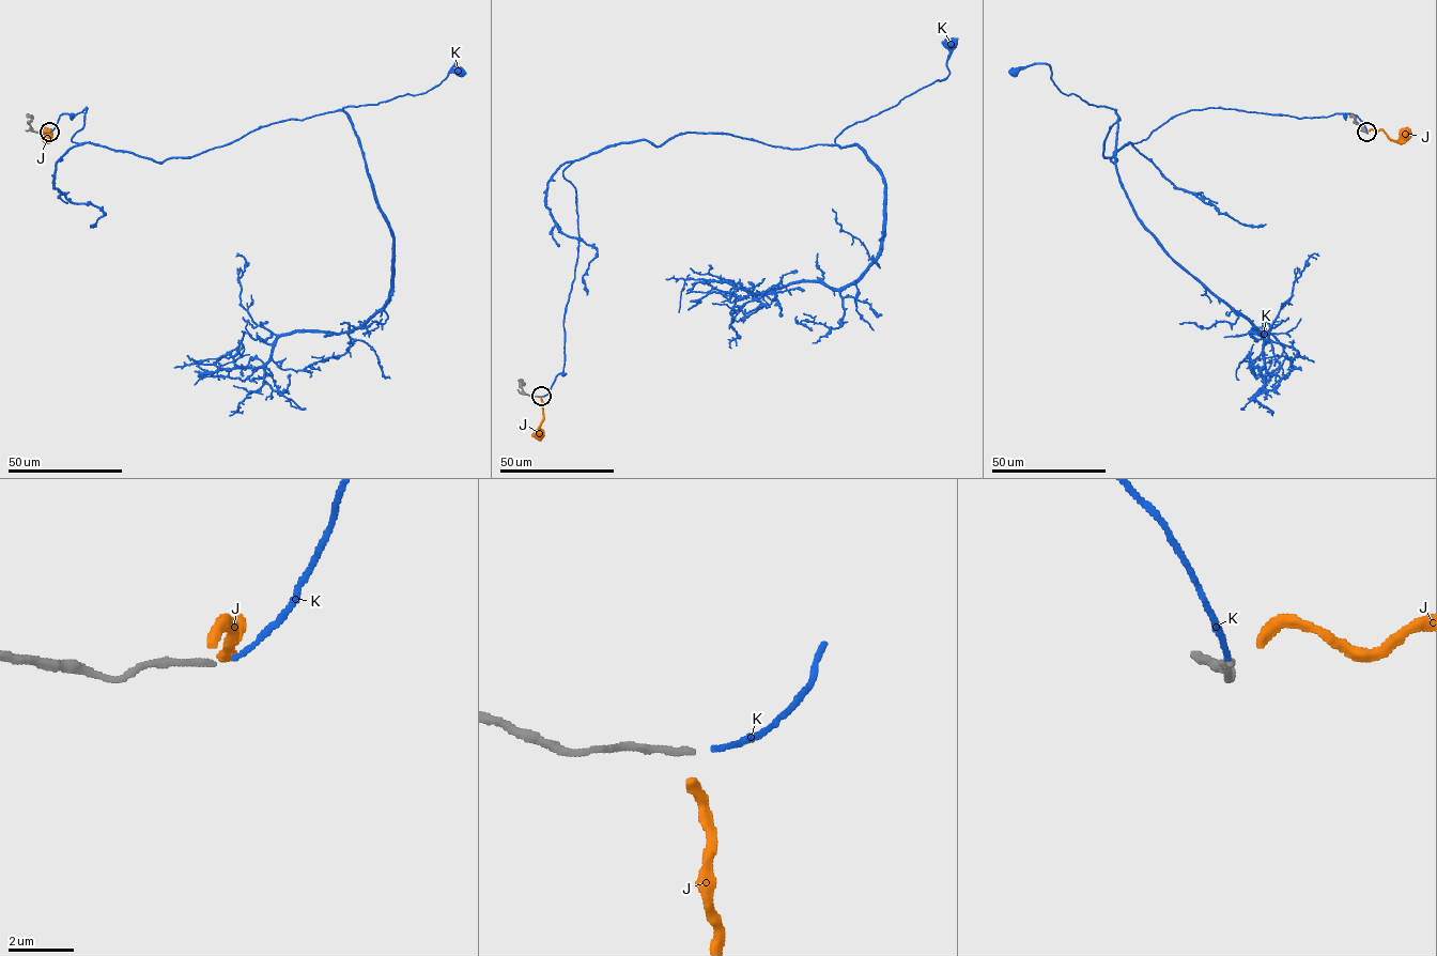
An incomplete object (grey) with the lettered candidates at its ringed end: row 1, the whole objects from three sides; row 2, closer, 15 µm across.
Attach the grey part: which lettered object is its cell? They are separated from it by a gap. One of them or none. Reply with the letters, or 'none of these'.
none of these

